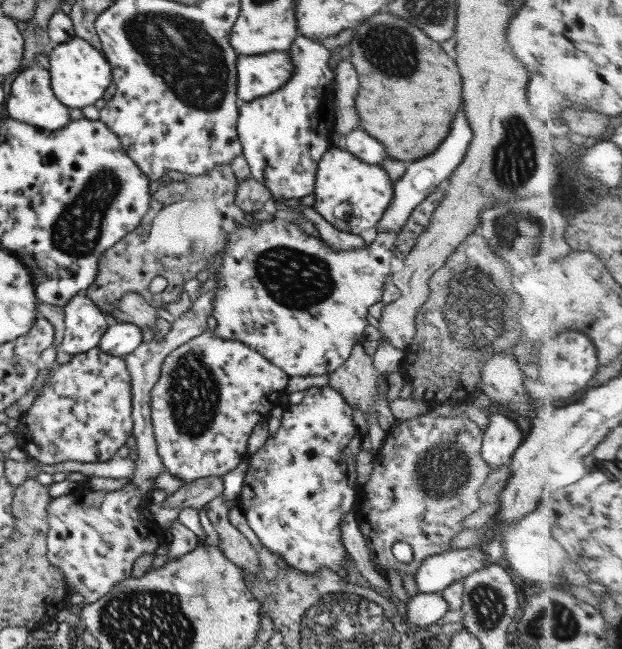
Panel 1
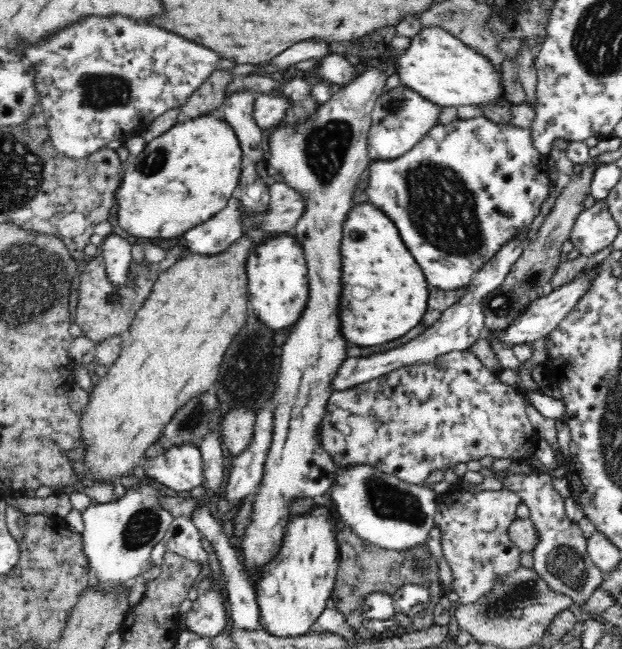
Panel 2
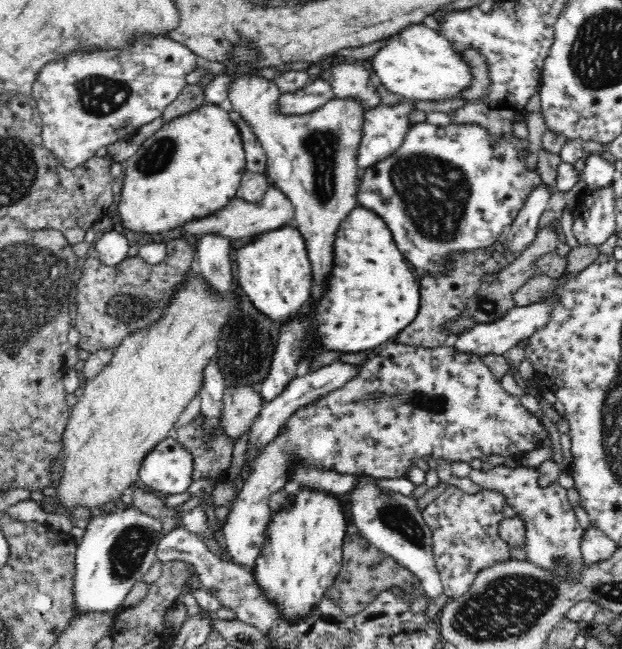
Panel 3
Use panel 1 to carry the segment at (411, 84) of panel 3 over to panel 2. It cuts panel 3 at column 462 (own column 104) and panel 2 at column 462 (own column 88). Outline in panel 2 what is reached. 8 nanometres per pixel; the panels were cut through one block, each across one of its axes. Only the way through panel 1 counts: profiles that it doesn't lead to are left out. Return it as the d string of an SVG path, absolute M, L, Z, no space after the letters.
M422 26L422 30L410 38L410 46L398 50L392 62L394 73L400 77L400 85L442 108L496 105L505 99L502 72L496 71L485 56L440 27Z

